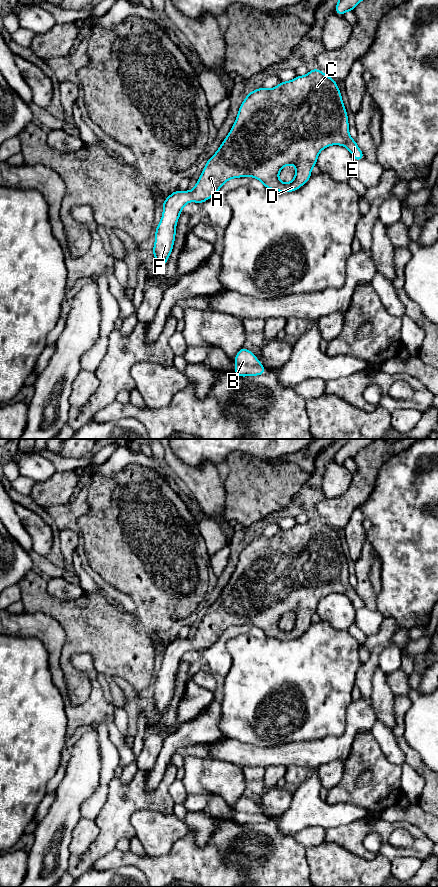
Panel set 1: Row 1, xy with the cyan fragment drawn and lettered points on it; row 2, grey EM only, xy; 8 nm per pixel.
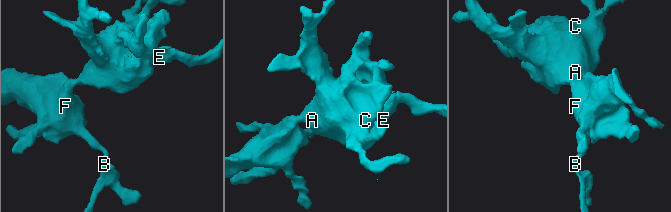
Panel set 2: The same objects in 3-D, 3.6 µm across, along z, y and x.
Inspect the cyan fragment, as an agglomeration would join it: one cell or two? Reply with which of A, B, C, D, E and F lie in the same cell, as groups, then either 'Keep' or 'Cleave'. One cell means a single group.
Groups: A B C D E F. Keep

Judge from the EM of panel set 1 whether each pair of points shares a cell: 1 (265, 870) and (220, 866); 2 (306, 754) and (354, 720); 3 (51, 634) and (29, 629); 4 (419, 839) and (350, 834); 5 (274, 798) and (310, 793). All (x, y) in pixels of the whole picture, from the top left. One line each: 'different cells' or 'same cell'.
1: same cell
2: same cell
3: same cell
4: same cell
5: different cells

